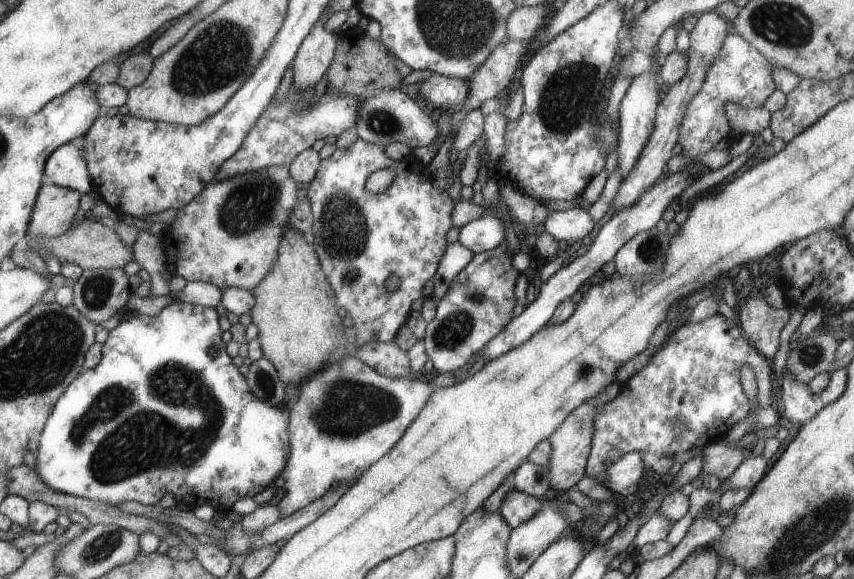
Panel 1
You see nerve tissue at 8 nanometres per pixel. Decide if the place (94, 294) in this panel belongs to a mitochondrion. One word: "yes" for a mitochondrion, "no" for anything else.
yes

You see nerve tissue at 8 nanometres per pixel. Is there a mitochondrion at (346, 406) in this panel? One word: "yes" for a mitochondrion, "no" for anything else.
yes

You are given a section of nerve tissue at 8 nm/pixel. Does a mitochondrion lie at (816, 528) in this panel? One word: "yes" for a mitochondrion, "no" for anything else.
yes

